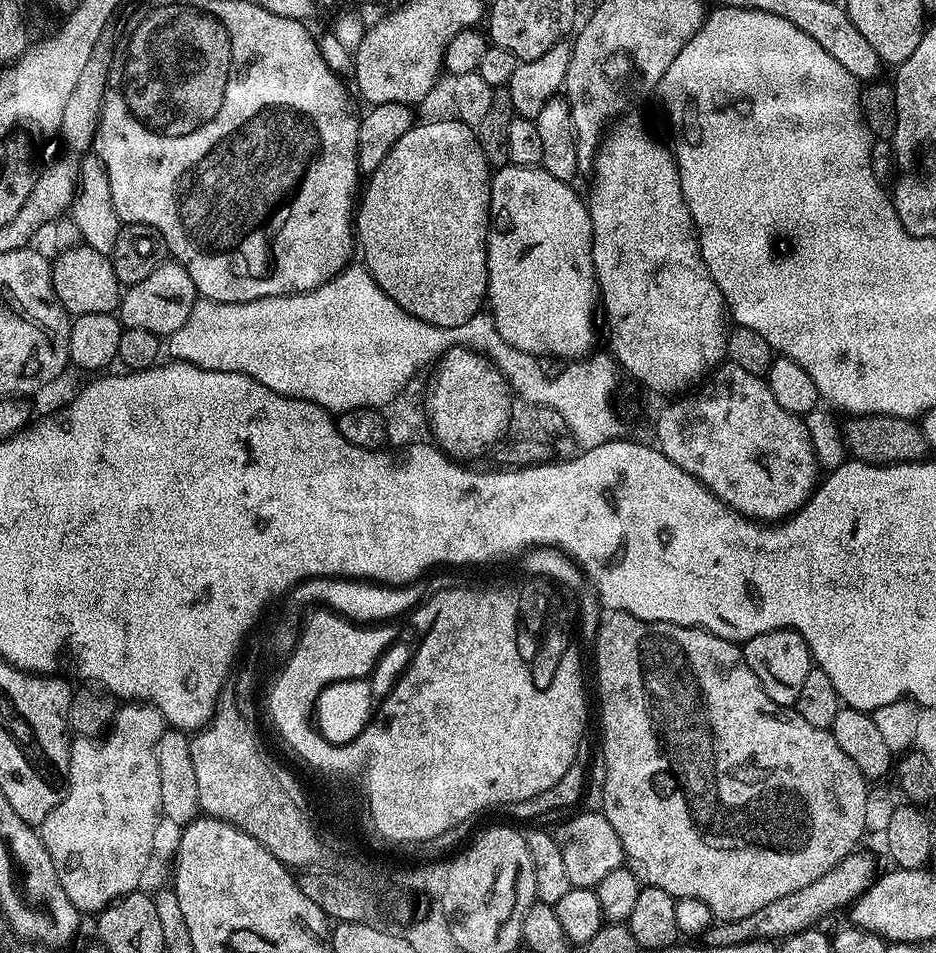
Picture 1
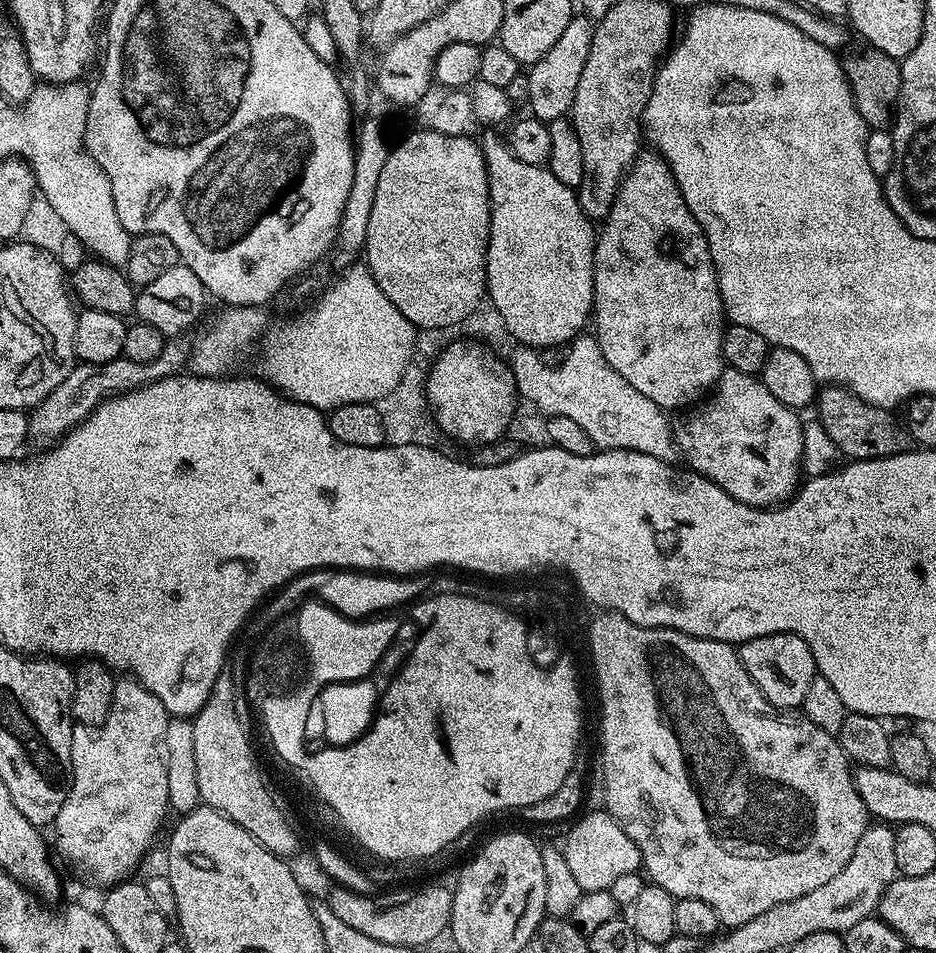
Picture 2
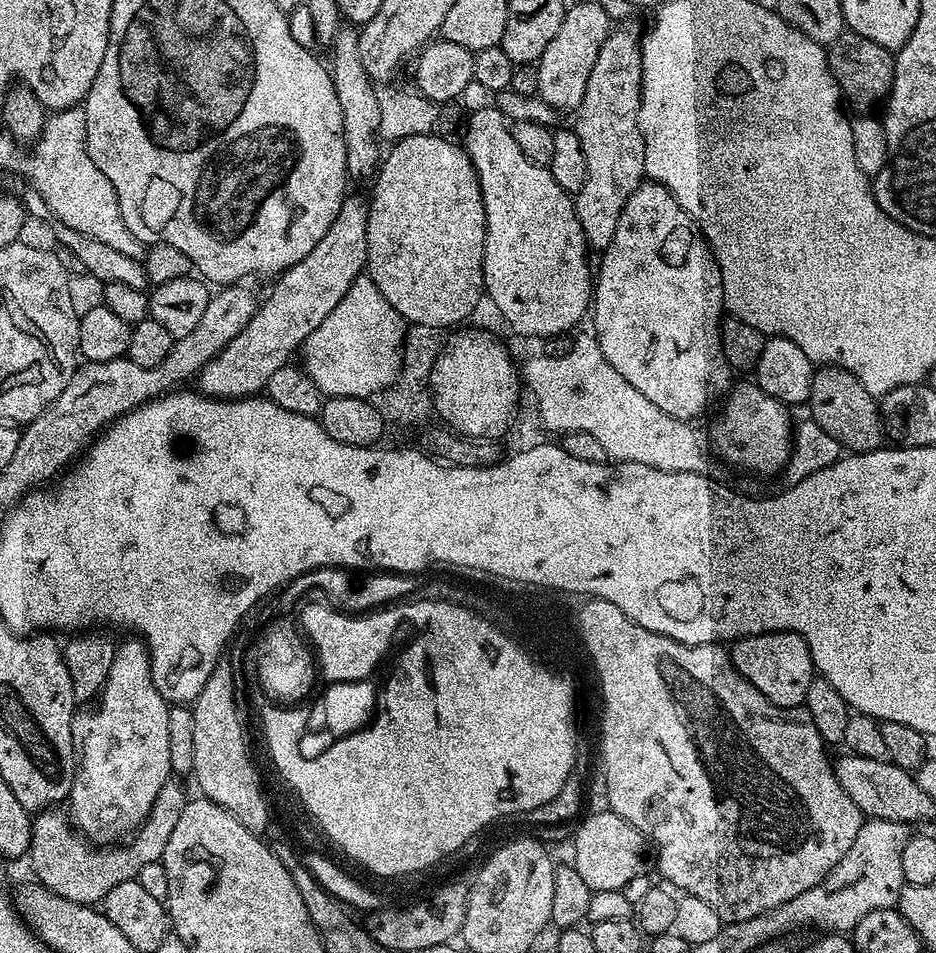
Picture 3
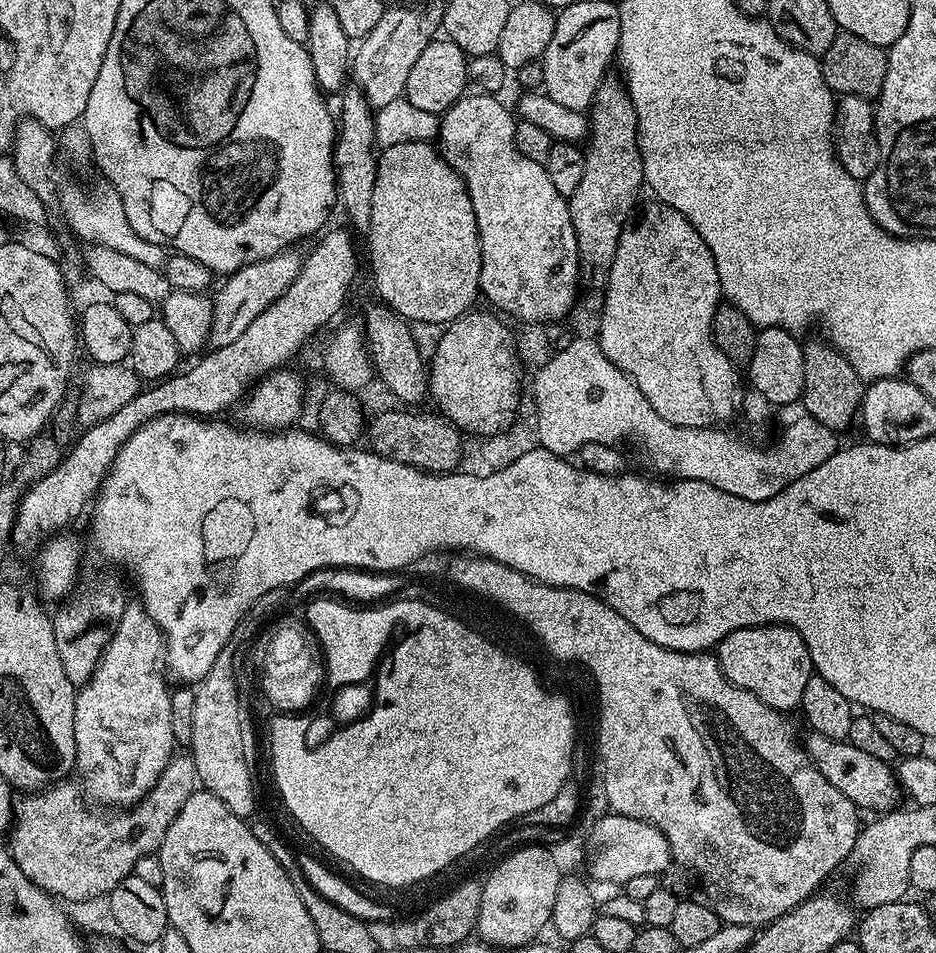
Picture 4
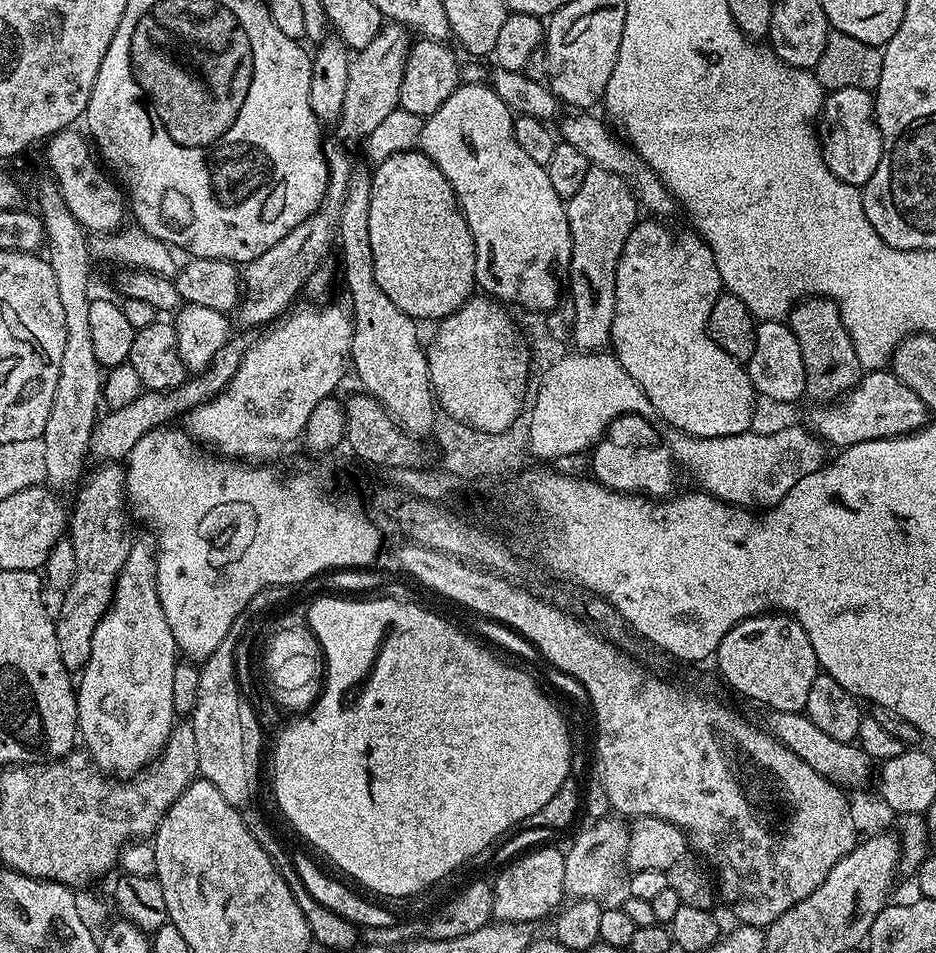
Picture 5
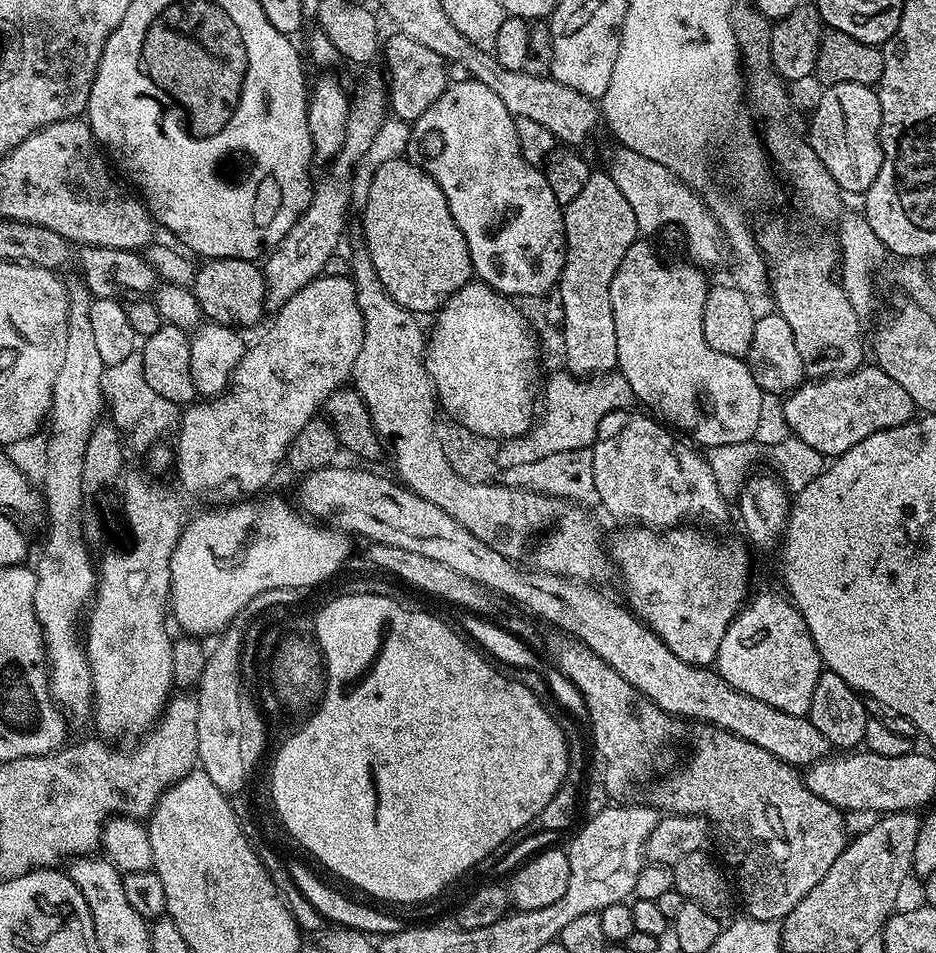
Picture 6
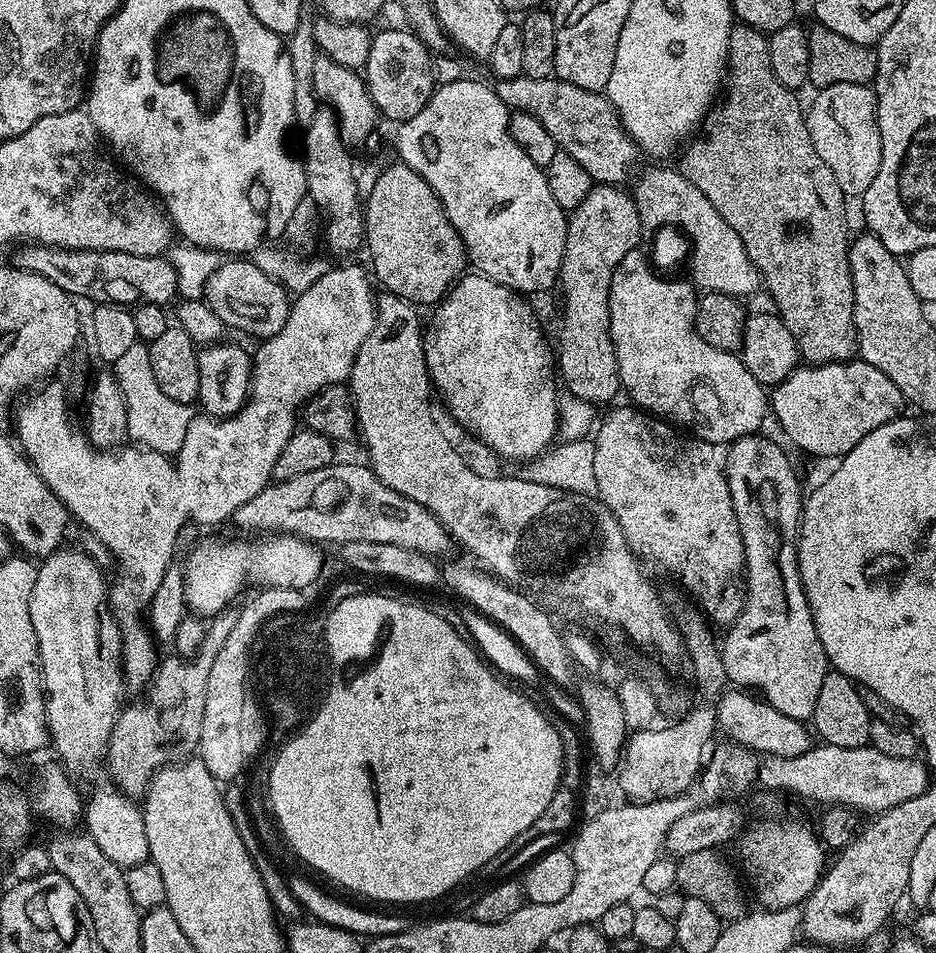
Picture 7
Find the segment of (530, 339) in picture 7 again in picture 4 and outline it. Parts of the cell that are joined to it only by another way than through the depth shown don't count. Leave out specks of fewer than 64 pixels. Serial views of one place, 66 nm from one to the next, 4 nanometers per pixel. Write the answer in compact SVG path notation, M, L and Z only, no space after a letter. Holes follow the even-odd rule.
M476 311L465 312L441 331L438 350L430 357L428 391L431 399L436 399L435 407L443 413L448 423L456 425L461 433L473 432L473 437L483 438L482 436L496 436L499 432L507 433L513 424L519 410L522 365L516 352L516 340L498 331L487 312Z

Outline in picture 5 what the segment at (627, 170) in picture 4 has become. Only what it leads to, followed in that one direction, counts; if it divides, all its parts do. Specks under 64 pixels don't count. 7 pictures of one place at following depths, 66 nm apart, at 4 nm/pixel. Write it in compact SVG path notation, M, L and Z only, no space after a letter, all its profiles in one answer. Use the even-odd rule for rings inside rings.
M589 167L578 194L567 200L566 207L574 246L575 260L569 270L577 311L571 343L579 351L598 352L607 349L612 338L618 258L622 258L622 246L626 246L630 230L638 223L638 205L632 189L618 174Z

